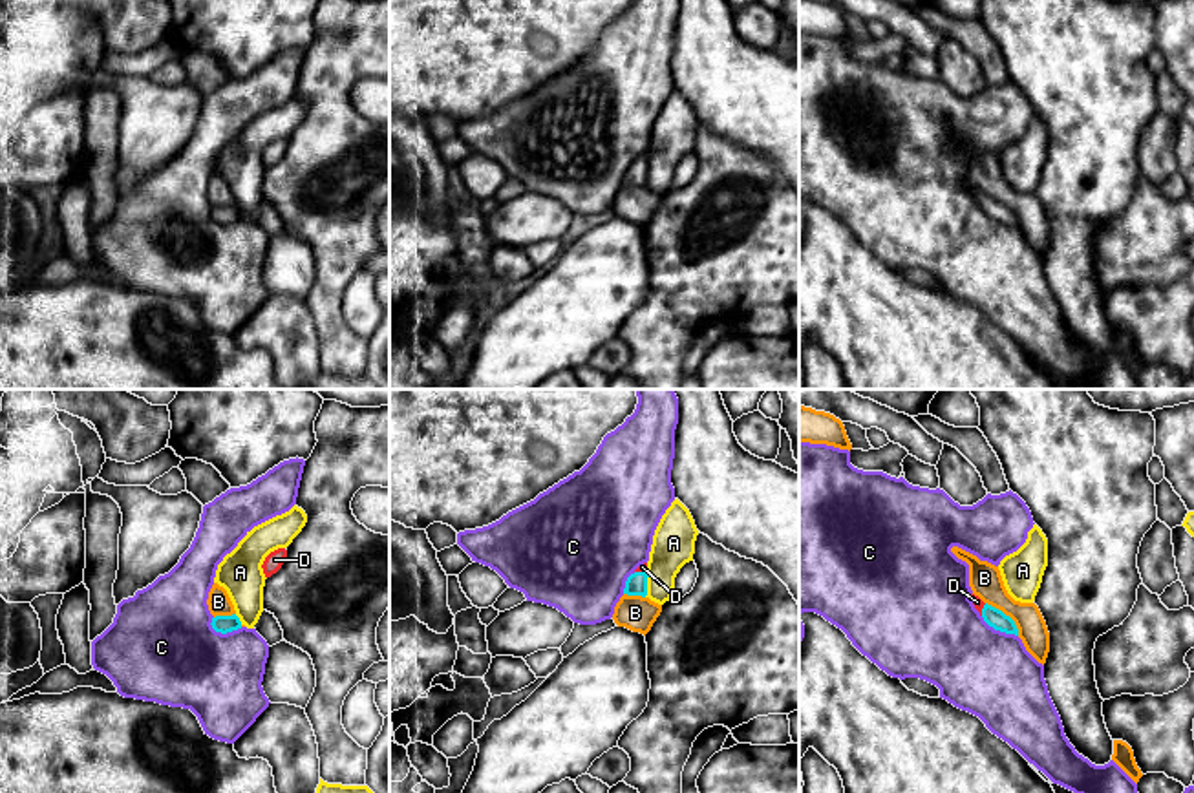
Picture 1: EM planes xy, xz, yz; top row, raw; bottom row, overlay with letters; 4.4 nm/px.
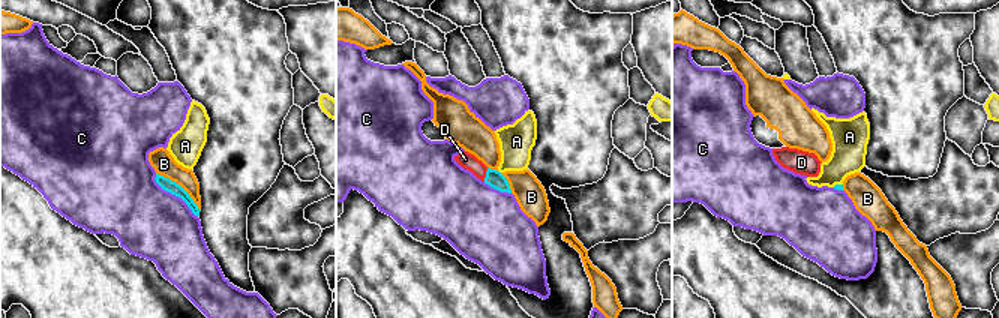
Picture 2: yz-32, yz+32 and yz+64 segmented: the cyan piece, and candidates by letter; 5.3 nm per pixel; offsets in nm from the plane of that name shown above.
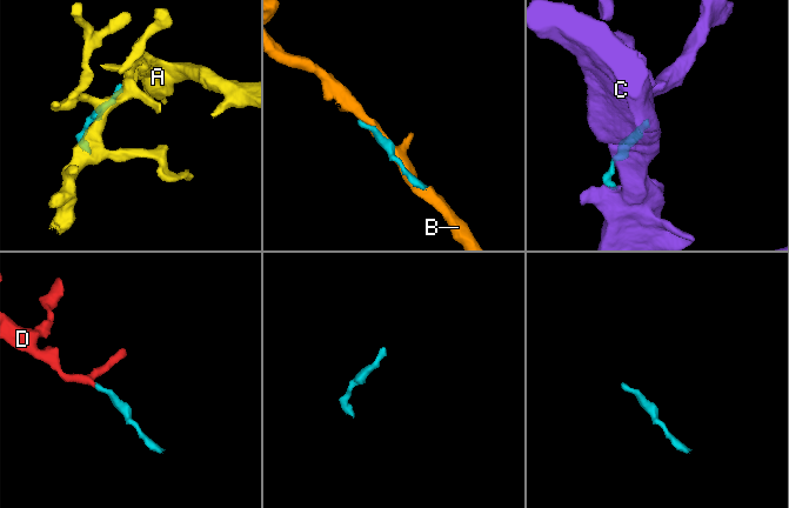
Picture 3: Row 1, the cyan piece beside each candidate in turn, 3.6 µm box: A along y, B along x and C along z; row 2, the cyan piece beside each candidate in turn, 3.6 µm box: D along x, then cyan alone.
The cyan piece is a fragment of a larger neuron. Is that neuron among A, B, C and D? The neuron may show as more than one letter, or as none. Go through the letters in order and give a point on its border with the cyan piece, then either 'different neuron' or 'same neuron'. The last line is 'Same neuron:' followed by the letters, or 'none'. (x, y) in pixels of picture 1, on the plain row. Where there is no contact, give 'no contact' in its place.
A: meets cyan in xz at (646, 174); different neuron
B: meets cyan in yz at (1004, 205); different neuron
C: meets cyan in xy at (225, 223); different neuron
D: meets cyan in xz at (642, 161); same neuron
Same neuron: D

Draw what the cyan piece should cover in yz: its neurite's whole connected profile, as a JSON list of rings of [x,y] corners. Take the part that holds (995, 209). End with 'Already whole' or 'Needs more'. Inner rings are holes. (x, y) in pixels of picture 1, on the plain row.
[[[969,185],[969,190],[973,192],[975,199],[980,203],[980,206],[989,217],[993,217],[995,221],[1006,223],[1006,225],[1018,227],[1018,219],[1015,212],[1009,206],[1006,206],[1002,201],[984,194],[975,185]]]. Needs more

